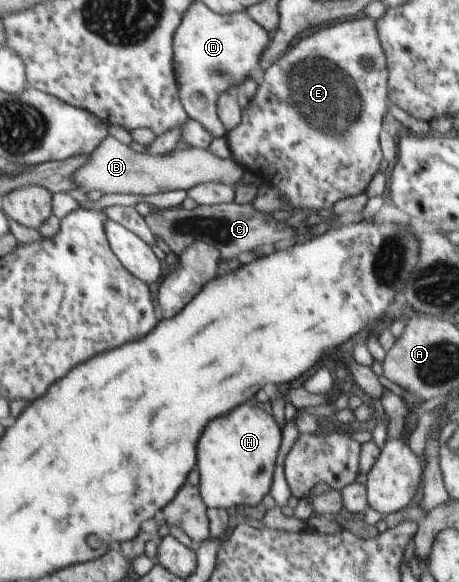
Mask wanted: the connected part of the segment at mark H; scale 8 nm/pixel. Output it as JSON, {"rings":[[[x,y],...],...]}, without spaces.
{"rings":[[[243,404],[207,424],[197,446],[198,487],[203,502],[208,508],[225,510],[233,506],[257,506],[270,492],[281,443],[282,429],[273,415],[259,406]]]}

